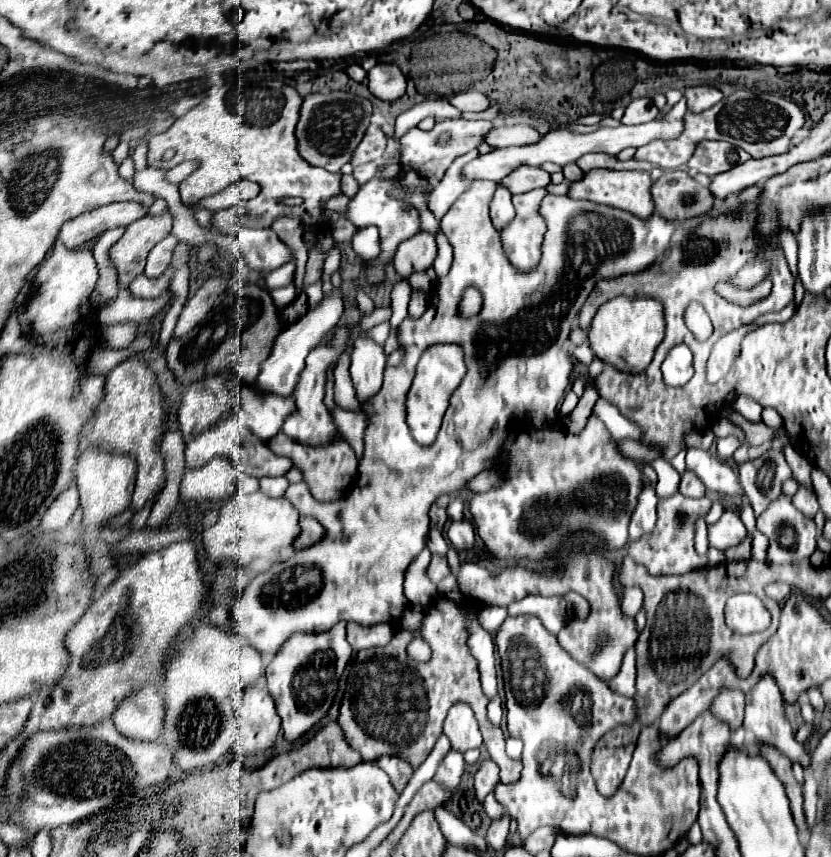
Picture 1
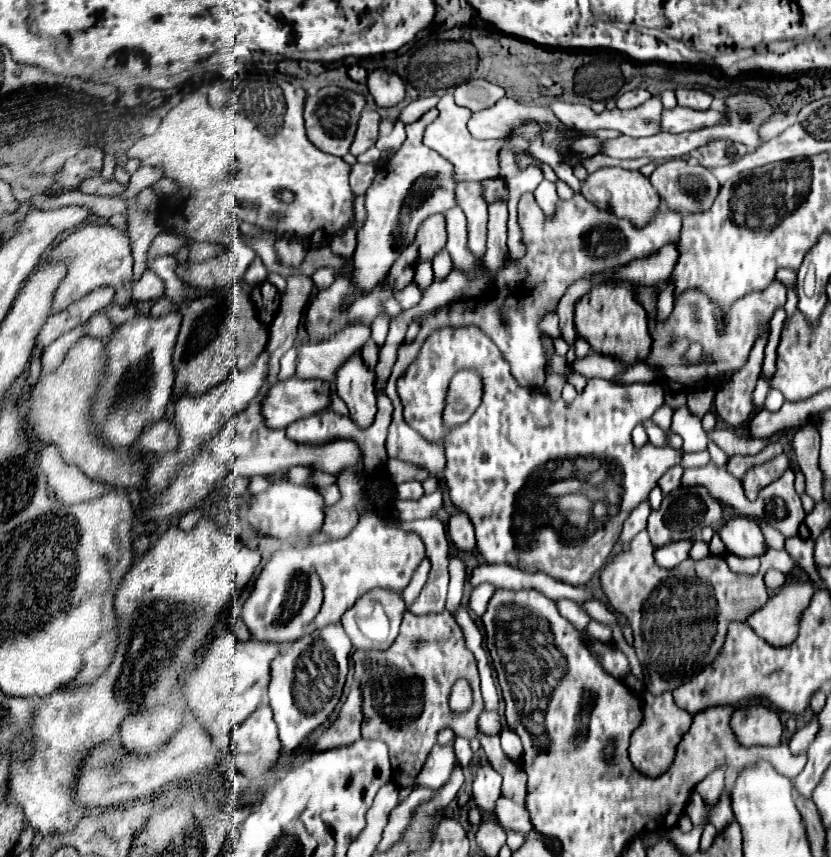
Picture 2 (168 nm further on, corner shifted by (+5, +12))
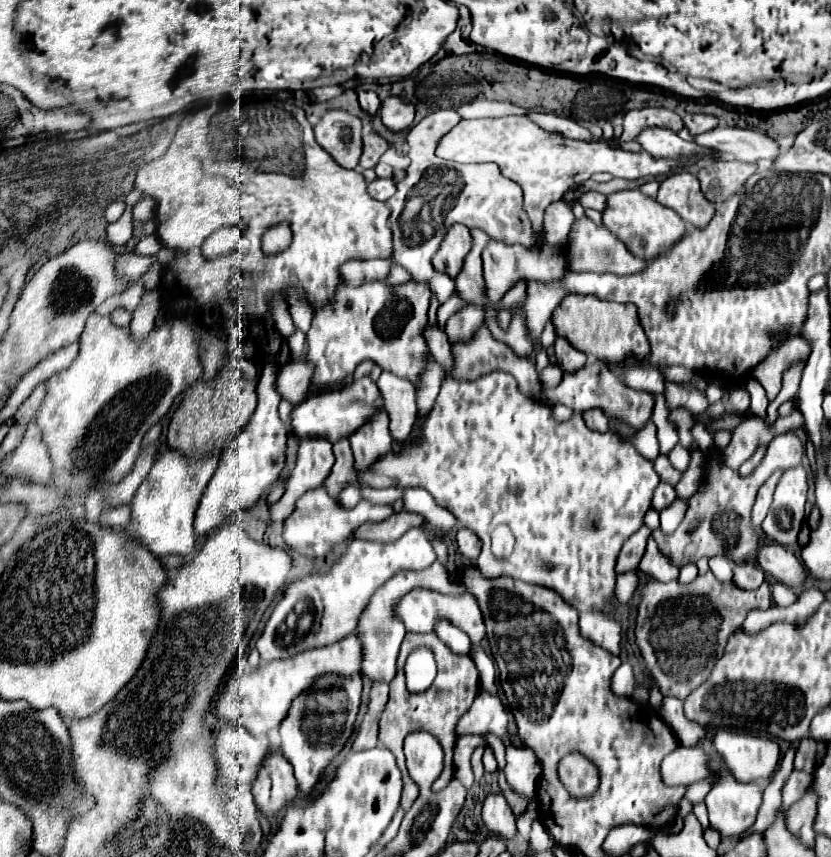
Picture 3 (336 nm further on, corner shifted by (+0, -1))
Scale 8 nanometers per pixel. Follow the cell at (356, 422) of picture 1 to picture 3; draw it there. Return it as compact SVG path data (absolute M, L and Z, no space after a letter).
M395 513L381 523L365 523L353 531L353 539L365 541L397 541L405 531L421 527L425 523L423 515L419 513Z

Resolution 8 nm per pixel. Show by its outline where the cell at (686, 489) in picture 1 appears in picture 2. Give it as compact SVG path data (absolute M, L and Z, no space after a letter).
M676 466L676 468L668 468L668 472L664 472L664 476L658 480L658 486L660 486L660 490L662 490L664 494L668 494L668 492L676 490L676 488L680 486L682 472L684 472L684 470L682 470L680 466Z

